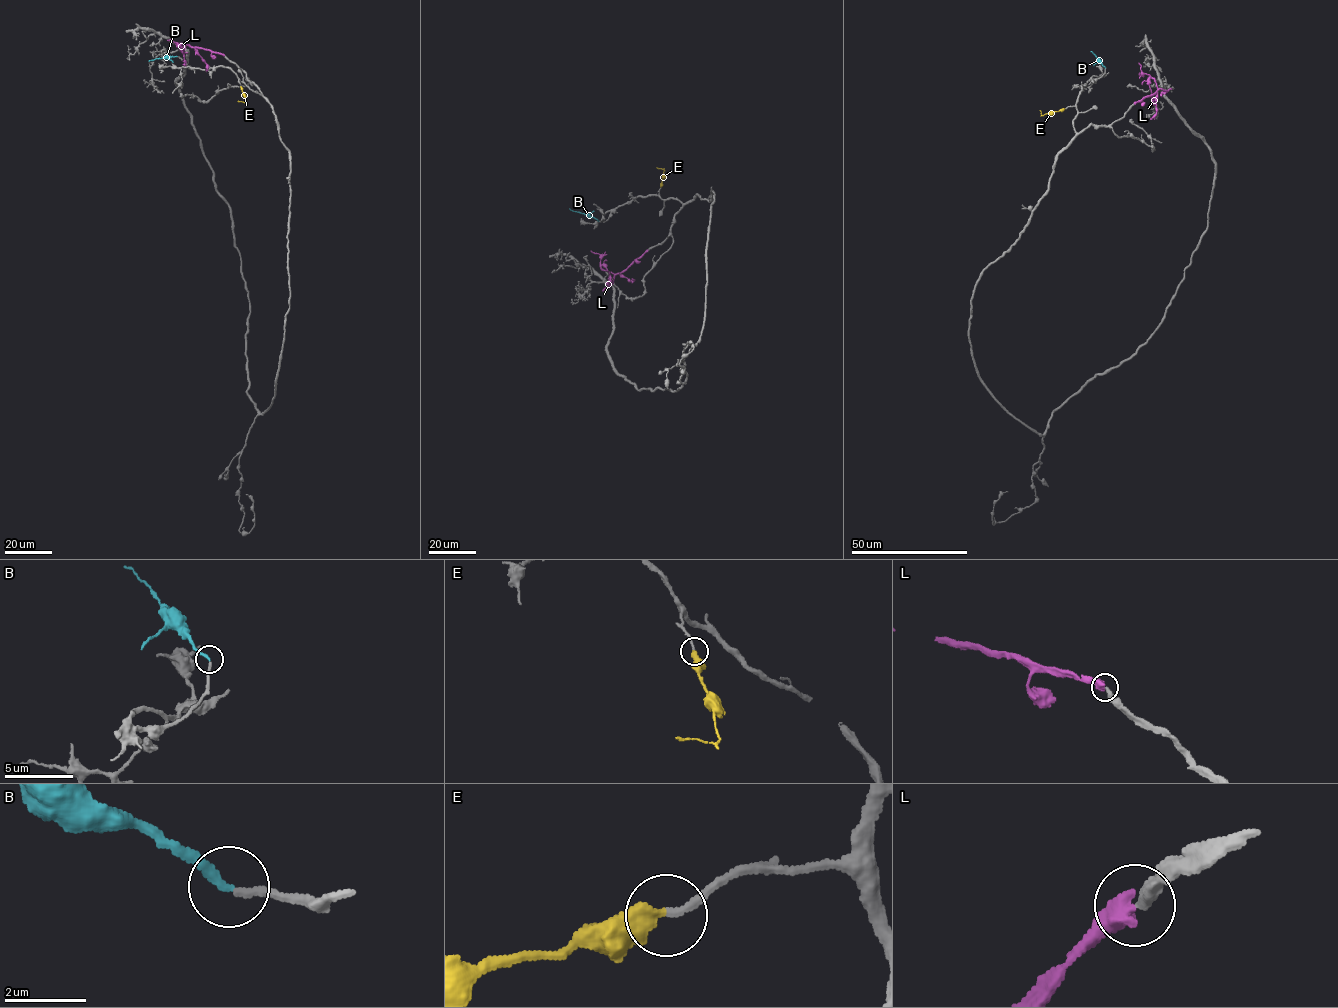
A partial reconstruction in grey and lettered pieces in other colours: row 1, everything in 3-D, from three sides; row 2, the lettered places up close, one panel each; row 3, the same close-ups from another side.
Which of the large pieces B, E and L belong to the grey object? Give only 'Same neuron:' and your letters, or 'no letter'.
Same neuron: B, E

